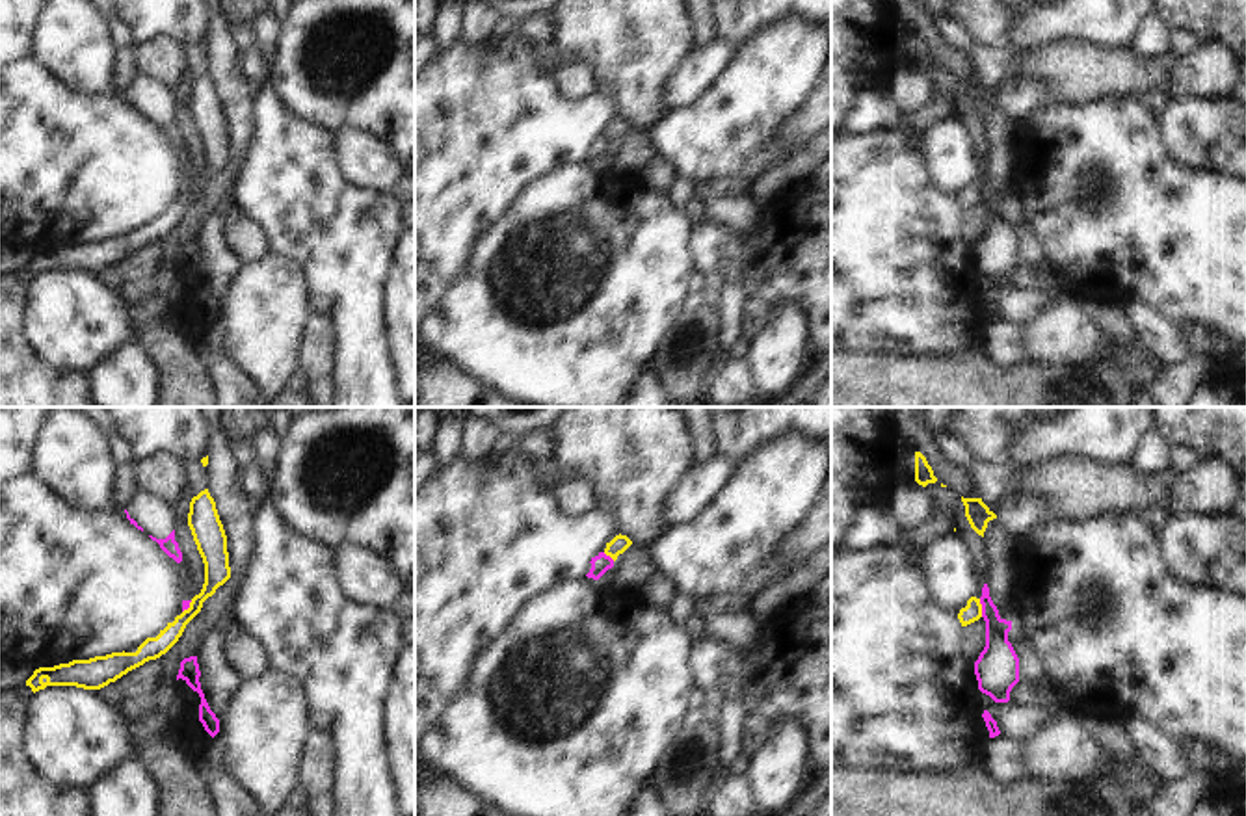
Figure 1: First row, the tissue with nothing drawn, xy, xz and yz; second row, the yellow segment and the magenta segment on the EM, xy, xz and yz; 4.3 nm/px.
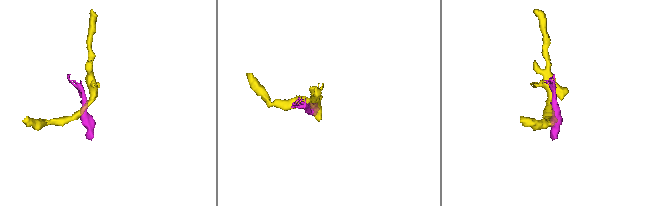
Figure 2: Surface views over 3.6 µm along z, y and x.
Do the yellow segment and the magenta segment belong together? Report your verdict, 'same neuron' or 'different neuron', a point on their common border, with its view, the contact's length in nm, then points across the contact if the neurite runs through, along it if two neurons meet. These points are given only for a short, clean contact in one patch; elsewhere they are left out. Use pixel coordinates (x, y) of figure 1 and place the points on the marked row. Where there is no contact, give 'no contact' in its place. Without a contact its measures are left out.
different neuron | yz (980, 608) | 80 nm | along yz (979, 599), (982, 616)

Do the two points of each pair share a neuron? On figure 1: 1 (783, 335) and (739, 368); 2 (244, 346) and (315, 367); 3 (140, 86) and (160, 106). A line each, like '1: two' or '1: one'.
1: two
2: two
3: one

